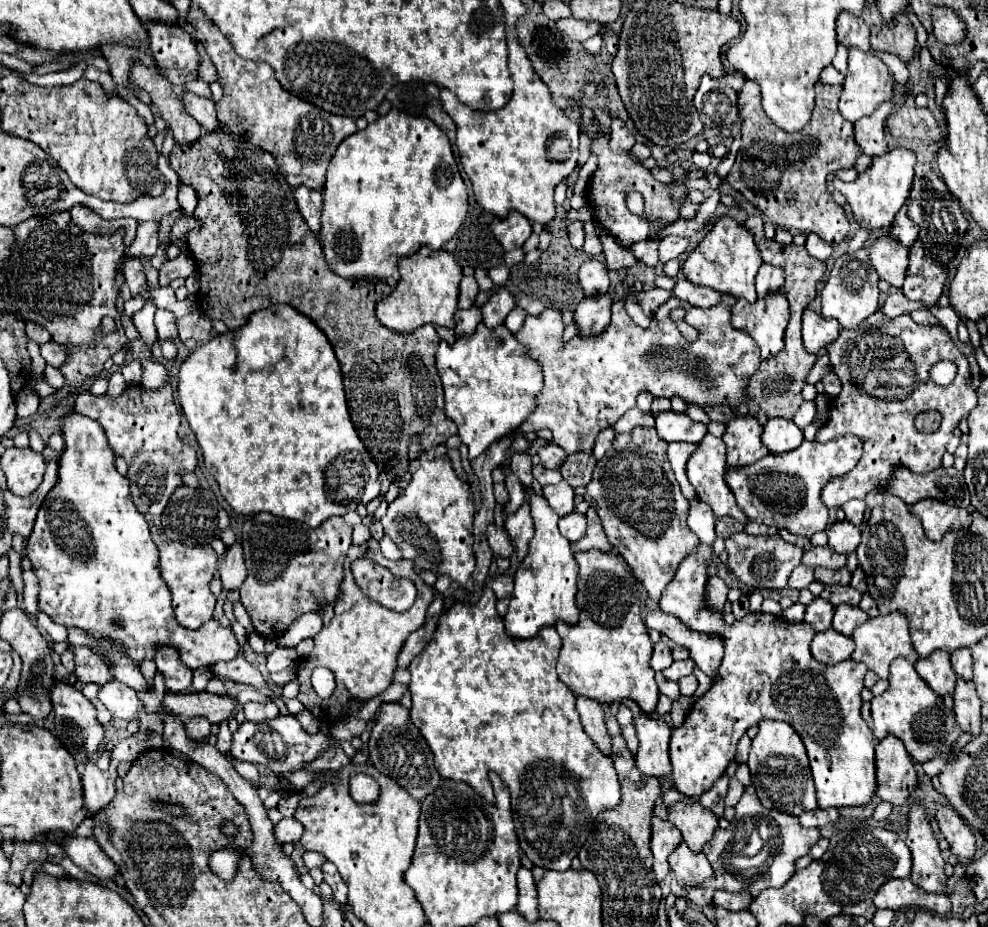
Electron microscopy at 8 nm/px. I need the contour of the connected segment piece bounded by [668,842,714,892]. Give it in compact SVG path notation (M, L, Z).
M684 842L670 854L670 870L674 872L678 884L688 892L694 886L700 886L704 880L712 878L712 866L706 856L700 852L692 852Z

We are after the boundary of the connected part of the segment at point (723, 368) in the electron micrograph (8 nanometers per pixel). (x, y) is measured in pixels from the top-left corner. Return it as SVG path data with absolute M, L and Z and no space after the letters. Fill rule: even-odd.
M676 296L670 298L666 304L658 308L652 316L648 328L640 328L626 312L622 300L614 300L612 304L612 322L602 336L596 338L572 338L570 342L562 342L564 324L560 312L554 308L546 308L540 316L526 316L524 326L516 332L516 340L528 348L528 354L536 358L544 372L544 390L538 396L538 406L532 416L520 426L522 432L538 432L548 428L552 432L552 442L564 448L566 452L592 452L594 440L600 430L614 426L630 408L636 406L636 396L646 390L652 396L672 398L680 396L686 404L696 404L700 408L708 406L730 406L736 408L740 404L748 404L744 396L744 388L750 376L760 366L760 350L756 342L746 334L730 324L730 308L734 306L732 296L722 296L720 306L702 310L678 300ZM682 306L686 310L686 322L698 330L698 338L694 342L686 342L680 330L668 320L668 312L672 308Z

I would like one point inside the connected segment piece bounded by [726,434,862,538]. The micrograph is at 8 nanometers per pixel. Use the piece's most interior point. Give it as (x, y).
(784, 491)

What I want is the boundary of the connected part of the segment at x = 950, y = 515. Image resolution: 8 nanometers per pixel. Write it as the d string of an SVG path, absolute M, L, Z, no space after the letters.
M920 500L920 504L910 506L910 512L922 520L924 532L930 540L940 540L950 528L968 528L972 520L966 508L952 508L940 500Z

